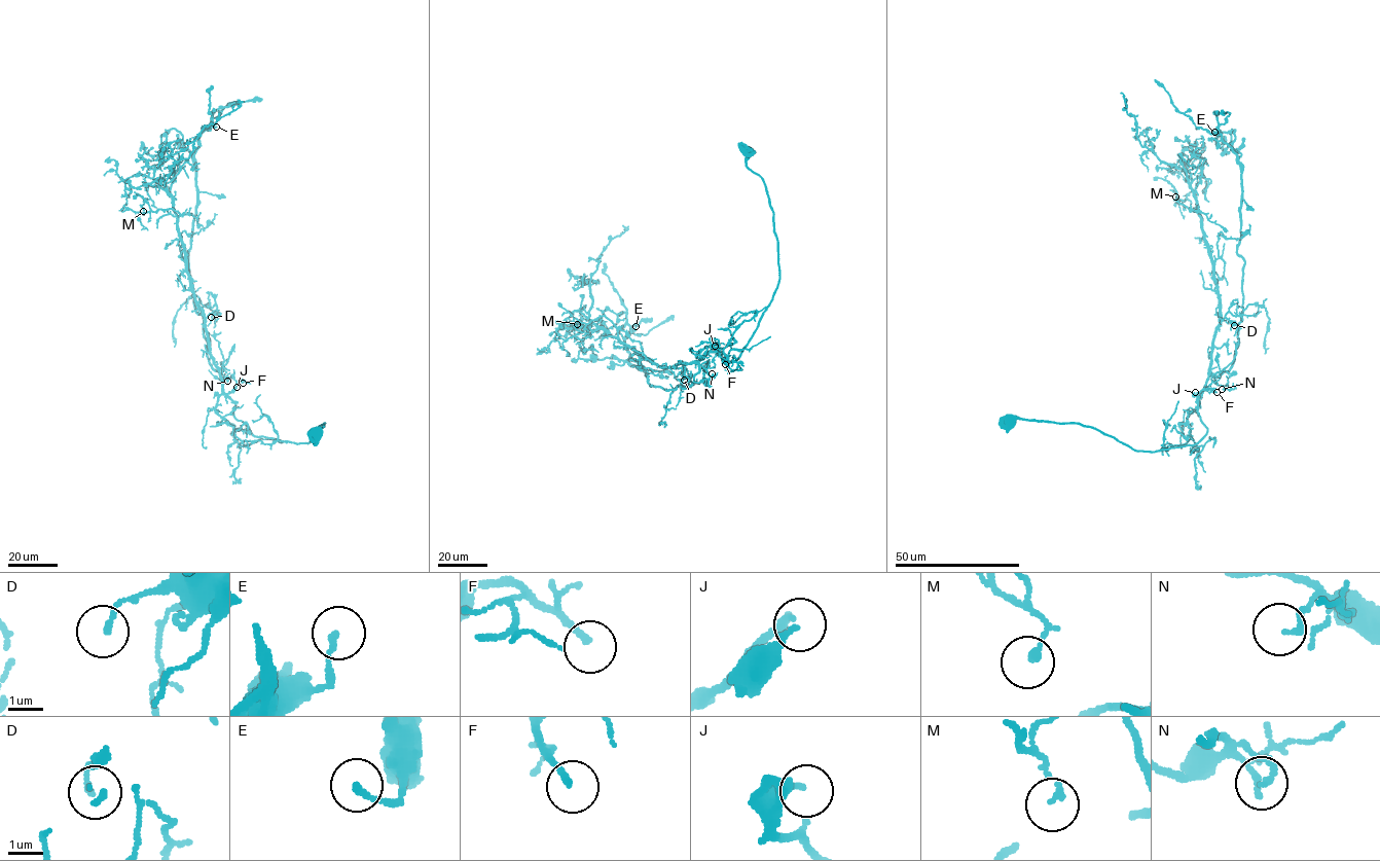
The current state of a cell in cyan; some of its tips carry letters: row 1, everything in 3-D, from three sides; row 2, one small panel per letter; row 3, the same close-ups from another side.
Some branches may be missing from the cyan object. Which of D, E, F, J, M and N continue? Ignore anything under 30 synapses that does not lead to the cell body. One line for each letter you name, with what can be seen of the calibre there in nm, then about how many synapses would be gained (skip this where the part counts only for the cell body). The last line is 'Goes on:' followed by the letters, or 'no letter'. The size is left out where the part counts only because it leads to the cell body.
F: 180 nm thick; about 35 synapses
Goes on: F

